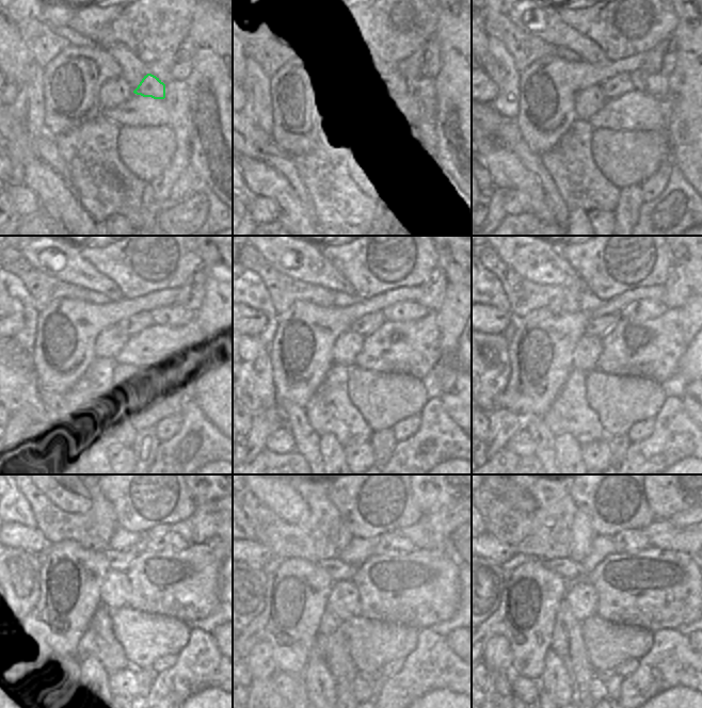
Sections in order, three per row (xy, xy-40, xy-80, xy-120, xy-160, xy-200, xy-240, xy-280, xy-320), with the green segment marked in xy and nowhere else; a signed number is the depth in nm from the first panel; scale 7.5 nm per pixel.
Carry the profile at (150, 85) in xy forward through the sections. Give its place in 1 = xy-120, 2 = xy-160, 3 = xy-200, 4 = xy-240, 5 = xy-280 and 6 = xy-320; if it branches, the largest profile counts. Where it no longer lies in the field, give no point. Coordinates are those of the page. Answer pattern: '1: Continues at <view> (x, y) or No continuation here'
1: Continues at xy-120 (136, 323)
2: Continues at xy-160 (369, 323)
3: Continues at xy-200 (599, 326)
4: Continues at xy-240 (120, 561)
5: Continues at xy-280 (338, 570)
6: Continues at xy-320 (570, 570)

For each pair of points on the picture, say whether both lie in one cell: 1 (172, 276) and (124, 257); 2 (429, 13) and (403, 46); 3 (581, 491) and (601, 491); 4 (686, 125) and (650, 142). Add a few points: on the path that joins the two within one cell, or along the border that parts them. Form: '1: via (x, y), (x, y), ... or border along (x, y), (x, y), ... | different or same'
1: via (160, 264), (155, 259), (136, 259) | same
2: via (420, 21), (404, 37) | same
3: via (586, 491), (596, 491) | same
4: border along (666, 131), (666, 137), (669, 140) | different

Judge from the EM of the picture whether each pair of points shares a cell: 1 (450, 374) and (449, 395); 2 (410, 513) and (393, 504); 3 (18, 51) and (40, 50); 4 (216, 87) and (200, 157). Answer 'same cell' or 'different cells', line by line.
1: same cell
2: same cell
3: different cells
4: same cell

